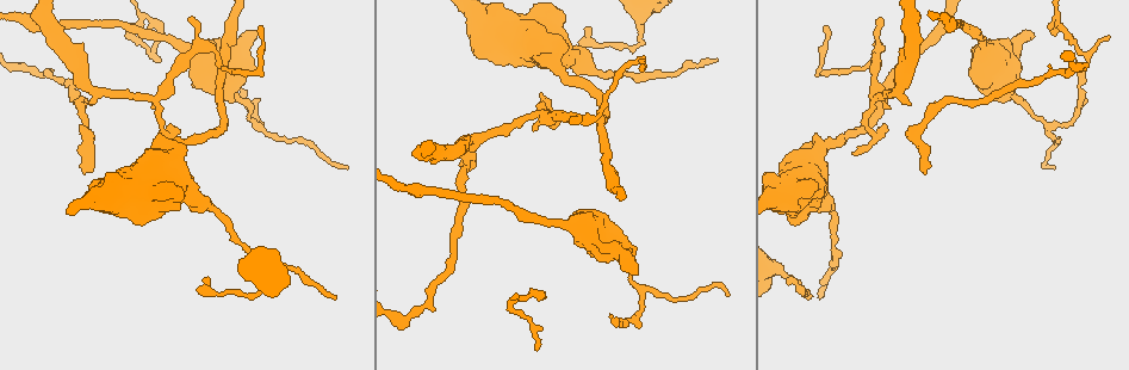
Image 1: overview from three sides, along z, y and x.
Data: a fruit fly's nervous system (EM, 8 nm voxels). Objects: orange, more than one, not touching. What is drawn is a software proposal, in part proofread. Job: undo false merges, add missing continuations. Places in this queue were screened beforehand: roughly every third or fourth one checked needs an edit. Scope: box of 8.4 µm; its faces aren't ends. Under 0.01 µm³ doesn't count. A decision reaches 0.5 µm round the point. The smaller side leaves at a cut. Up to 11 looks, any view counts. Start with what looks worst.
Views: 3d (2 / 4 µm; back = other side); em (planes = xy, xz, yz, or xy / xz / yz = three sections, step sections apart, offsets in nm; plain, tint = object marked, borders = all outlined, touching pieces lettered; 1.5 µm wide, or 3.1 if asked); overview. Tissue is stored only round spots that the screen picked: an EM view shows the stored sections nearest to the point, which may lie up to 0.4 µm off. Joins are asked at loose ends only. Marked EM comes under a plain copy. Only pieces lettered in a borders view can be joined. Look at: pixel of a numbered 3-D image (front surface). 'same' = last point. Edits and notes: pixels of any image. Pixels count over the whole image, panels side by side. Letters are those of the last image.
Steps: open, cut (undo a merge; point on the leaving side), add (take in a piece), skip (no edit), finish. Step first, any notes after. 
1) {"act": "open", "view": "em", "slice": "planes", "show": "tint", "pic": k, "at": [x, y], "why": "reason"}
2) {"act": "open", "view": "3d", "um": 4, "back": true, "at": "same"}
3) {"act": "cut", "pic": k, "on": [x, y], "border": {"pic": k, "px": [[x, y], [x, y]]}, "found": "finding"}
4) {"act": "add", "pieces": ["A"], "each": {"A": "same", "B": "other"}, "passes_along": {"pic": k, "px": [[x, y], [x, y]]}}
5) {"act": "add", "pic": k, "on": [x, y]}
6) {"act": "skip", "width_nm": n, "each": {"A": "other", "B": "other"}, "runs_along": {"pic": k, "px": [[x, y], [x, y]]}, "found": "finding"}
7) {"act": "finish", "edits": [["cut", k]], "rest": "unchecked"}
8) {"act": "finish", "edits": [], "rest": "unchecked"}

{"act": "open", "view": "3d", "um": 2, "pic": 1, "at": [716, 59], "why": "thin end"}

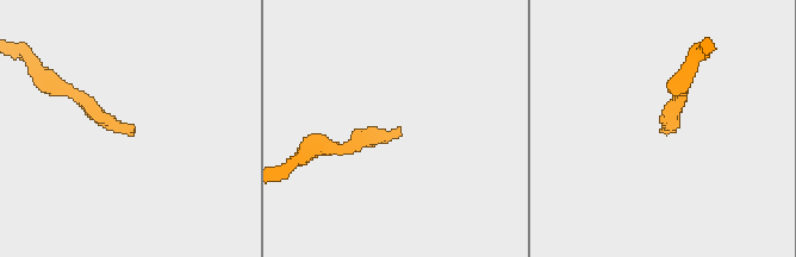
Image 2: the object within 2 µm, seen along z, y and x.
{"act": "open", "view": "em", "slice": "xz", "step": 8, "show": "borders", "pic": 2, "at": [132, 133]}

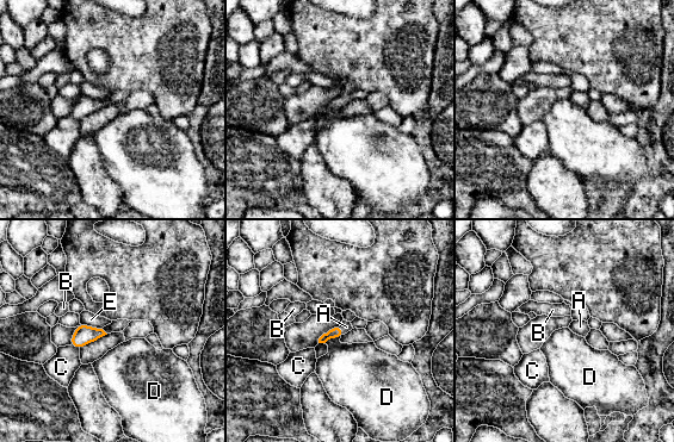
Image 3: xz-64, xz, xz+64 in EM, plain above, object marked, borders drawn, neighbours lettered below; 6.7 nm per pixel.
{"act": "open", "view": "em", "slice": "planes", "show": "borders", "at": "same", "why": "another direction"}

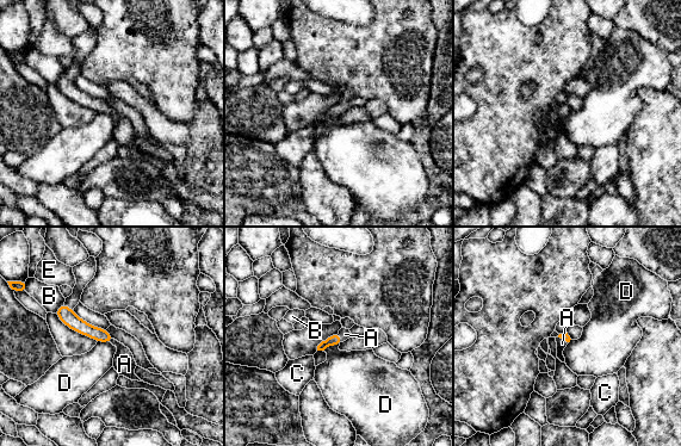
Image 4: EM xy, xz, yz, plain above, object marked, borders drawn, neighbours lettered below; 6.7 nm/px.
{"act": "add", "pic": 4, "on": [345, 334], "each": {"A": "same", "B": "other", "C": "other", "D": "other", "E": "other"}, "passes_along": {"pic": 4, "px": [[333, 340], [339, 336], [345, 334]]}, "found": "it goes on there"}

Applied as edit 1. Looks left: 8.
{"act": "open", "view": "3d", "um": 2, "pic": 1, "at": [508, 305], "why": "abrupt turn"}

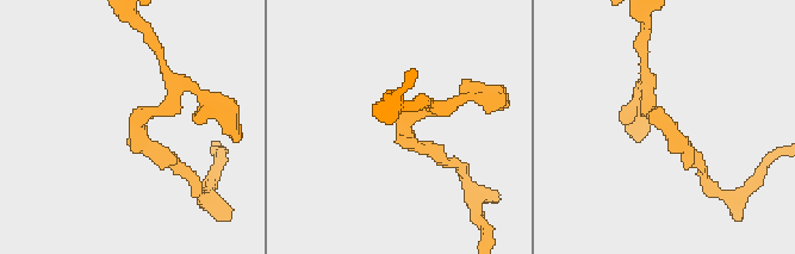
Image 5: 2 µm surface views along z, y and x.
{"act": "open", "view": "em", "slice": "xy", "step": 8, "show": "tint", "pic": 5, "at": [136, 129], "why": "now the EM"}

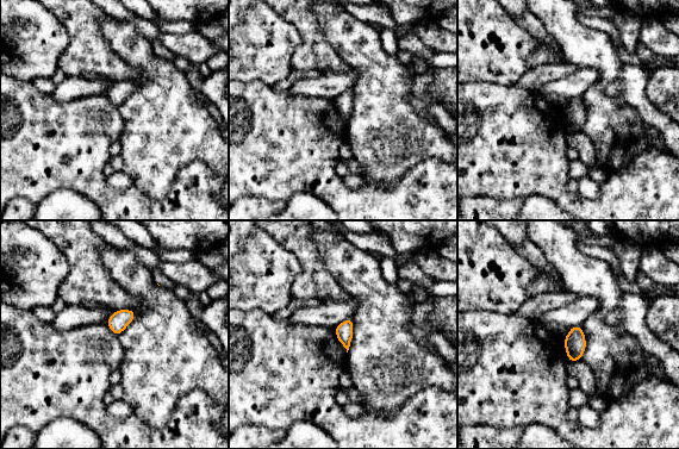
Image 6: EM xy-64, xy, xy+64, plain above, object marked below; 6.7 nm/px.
{"act": "open", "view": "em", "slice": "planes", "show": "borders", "at": "same", "why": "another direction"}

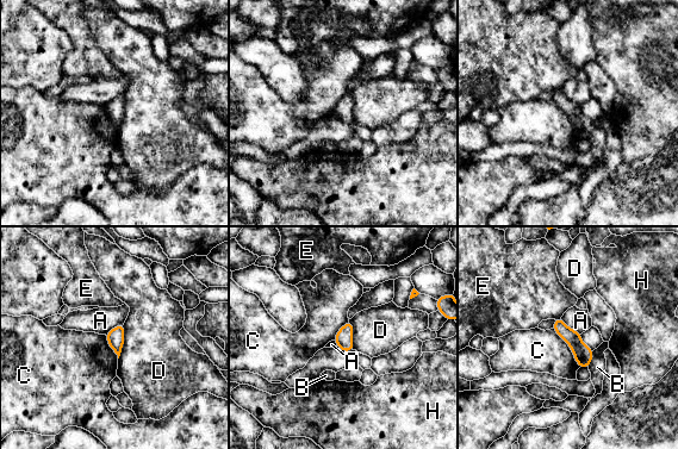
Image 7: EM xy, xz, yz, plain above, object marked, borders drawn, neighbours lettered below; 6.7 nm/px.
{"act": "skip", "each": {"A": "other", "B": "other", "C": "other", "D": "other", "E": "other", "H": "other"}, "runs_along": {"pic": 7, "px": [[557, 322], [584, 355], [585, 365]]}, "found": "continuous, no second neuron"}

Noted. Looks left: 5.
{"act": "open", "view": "em", "slice": "planes", "show": "borders", "pic": 1, "at": [640, 23]}

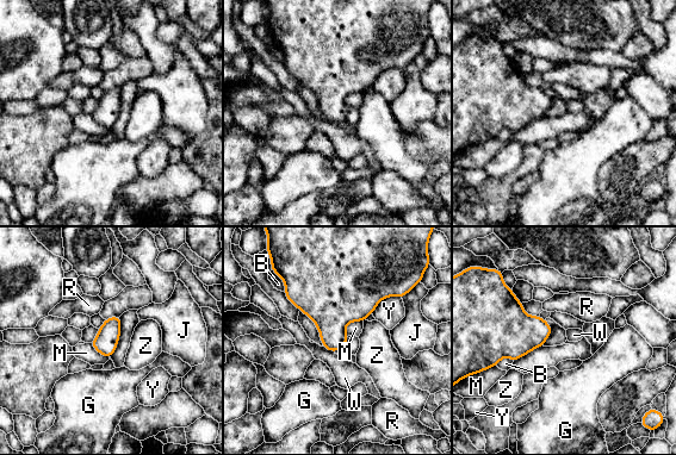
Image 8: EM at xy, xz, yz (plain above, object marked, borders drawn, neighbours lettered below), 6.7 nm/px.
{"act": "skip", "each": {"B": "other", "G": "other", "J": "other", "M": "other", "R": "other", "W": "other", "Y": "other", "Z": "other"}, "found": "continuous, no second neuron"}

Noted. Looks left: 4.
{"act": "open", "view": "3d", "um": 2, "pic": 1, "at": [727, 293], "why": "branch stops here"}

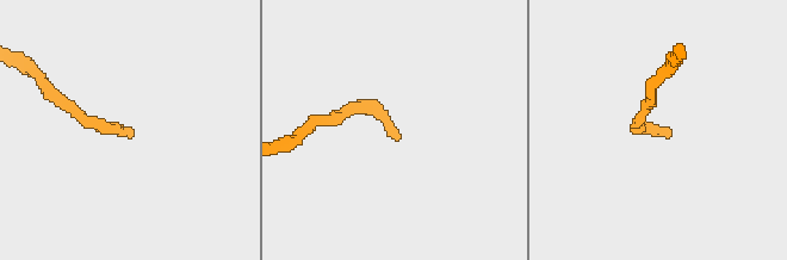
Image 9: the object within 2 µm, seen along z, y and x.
{"act": "open", "view": "em", "slice": "planes", "show": "borders", "pic": 9, "at": [670, 136], "why": "need the tissue"}

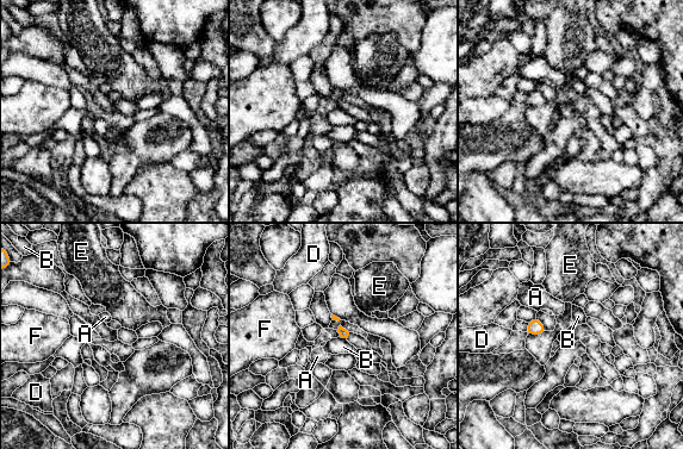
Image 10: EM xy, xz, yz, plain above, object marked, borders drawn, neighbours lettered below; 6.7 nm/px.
{"act": "skip", "longest_contact_nm": ["B", 30], "each": {"A": "other", "B": "other", "D": "other", "E": "other", "F": "other"}, "border": {"pic": 10, "px": [[342, 337], [346, 338]]}, "found": "none of them fits"}

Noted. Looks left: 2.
{"act": "finish", "edits": [["add", 4]], "rest": "unchecked"}

